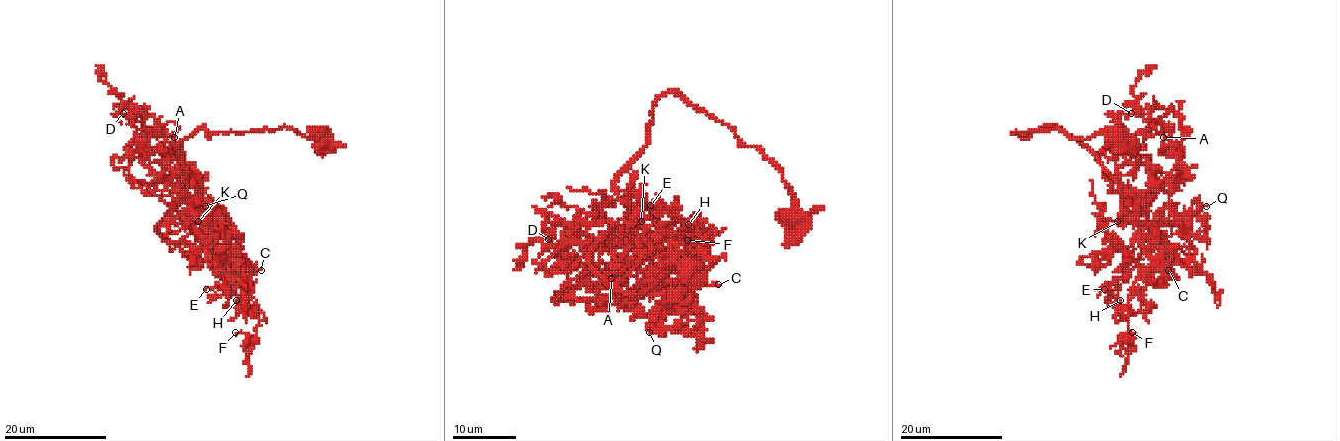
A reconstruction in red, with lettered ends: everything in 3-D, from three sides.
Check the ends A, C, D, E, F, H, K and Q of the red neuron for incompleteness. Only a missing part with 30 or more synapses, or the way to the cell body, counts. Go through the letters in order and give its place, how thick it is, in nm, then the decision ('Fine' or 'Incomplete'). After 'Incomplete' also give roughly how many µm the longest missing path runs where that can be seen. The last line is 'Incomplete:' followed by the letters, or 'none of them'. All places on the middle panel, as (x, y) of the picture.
A: Place: (611, 278). Thickness 110 nm. Fine
C: Place: (718, 284). Thickness 200 nm. Incomplete. Missing length about 30 µm
D: Place: (548, 239). Thickness 150 nm. Fine
E: Place: (650, 205). Thickness 120 nm. Fine
F: Place: (687, 240). Thickness 200 nm. Fine
H: Place: (688, 224). Thickness 150 nm. Fine
K: Place: (641, 221). Thickness 170 nm. Fine
Q: Place: (649, 332). Thickness 200 nm. Fine
Incomplete: C

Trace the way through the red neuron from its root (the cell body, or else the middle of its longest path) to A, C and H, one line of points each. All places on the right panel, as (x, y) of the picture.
A: (1113, 140), (1014, 131), (1061, 127), (1134, 195), (1180, 174), (1181, 146), (1163, 137)
C: (1113, 140), (1014, 131), (1057, 126), (1085, 145), (1129, 213), (1172, 249), (1168, 270)
H: (1113, 140), (1014, 131), (1074, 136), (1172, 249), (1177, 258), (1155, 256), (1120, 300)

